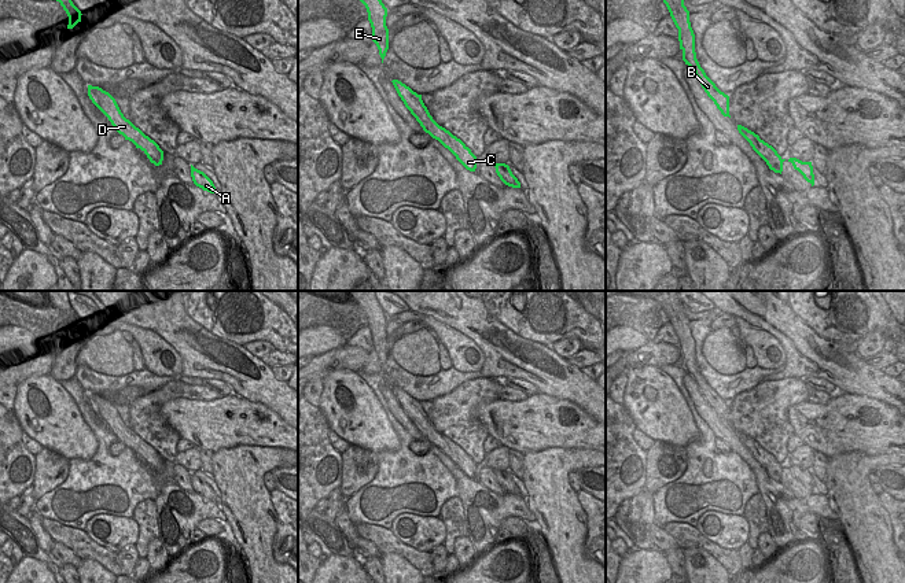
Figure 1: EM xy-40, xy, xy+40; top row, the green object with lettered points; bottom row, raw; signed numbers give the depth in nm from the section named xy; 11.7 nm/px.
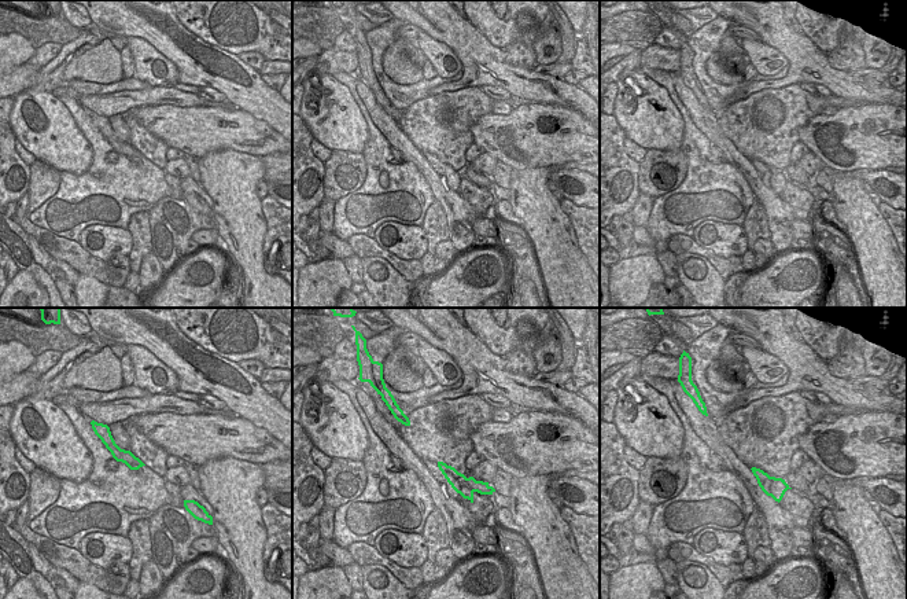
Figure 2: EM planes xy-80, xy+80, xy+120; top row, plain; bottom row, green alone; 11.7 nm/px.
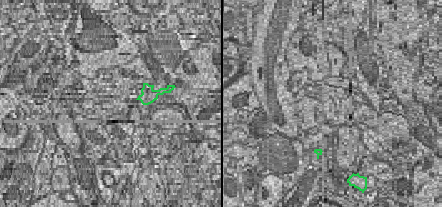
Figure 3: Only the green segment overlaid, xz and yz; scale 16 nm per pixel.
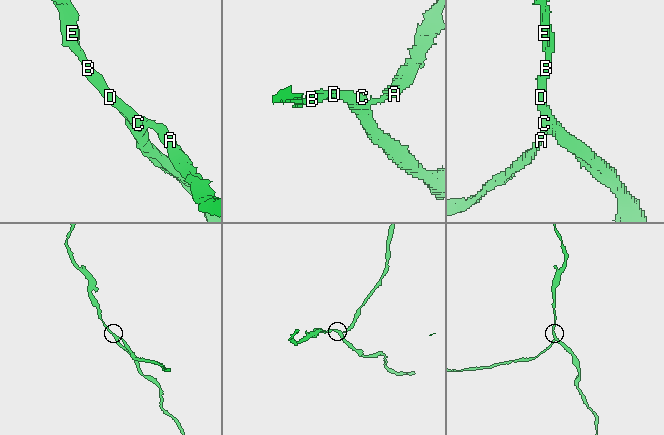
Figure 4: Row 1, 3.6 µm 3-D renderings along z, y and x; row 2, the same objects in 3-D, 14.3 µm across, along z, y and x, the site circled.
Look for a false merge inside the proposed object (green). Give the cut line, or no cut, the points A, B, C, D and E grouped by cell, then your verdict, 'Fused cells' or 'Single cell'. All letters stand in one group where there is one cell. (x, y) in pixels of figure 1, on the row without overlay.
Split along xy+40 (805, 469), (798, 478). Groups: A / B C D E. Fused cells

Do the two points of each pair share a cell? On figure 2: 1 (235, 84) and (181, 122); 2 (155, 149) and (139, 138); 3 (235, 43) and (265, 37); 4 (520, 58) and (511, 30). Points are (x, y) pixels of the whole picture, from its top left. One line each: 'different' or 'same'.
1: different
2: same
3: same
4: same

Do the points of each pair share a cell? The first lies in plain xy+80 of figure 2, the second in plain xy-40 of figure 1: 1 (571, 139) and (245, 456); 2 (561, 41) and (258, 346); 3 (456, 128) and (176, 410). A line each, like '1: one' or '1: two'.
1: two
2: one
3: two

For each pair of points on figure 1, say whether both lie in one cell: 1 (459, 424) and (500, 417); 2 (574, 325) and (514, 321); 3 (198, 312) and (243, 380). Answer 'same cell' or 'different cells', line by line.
1: different cells
2: same cell
3: different cells

